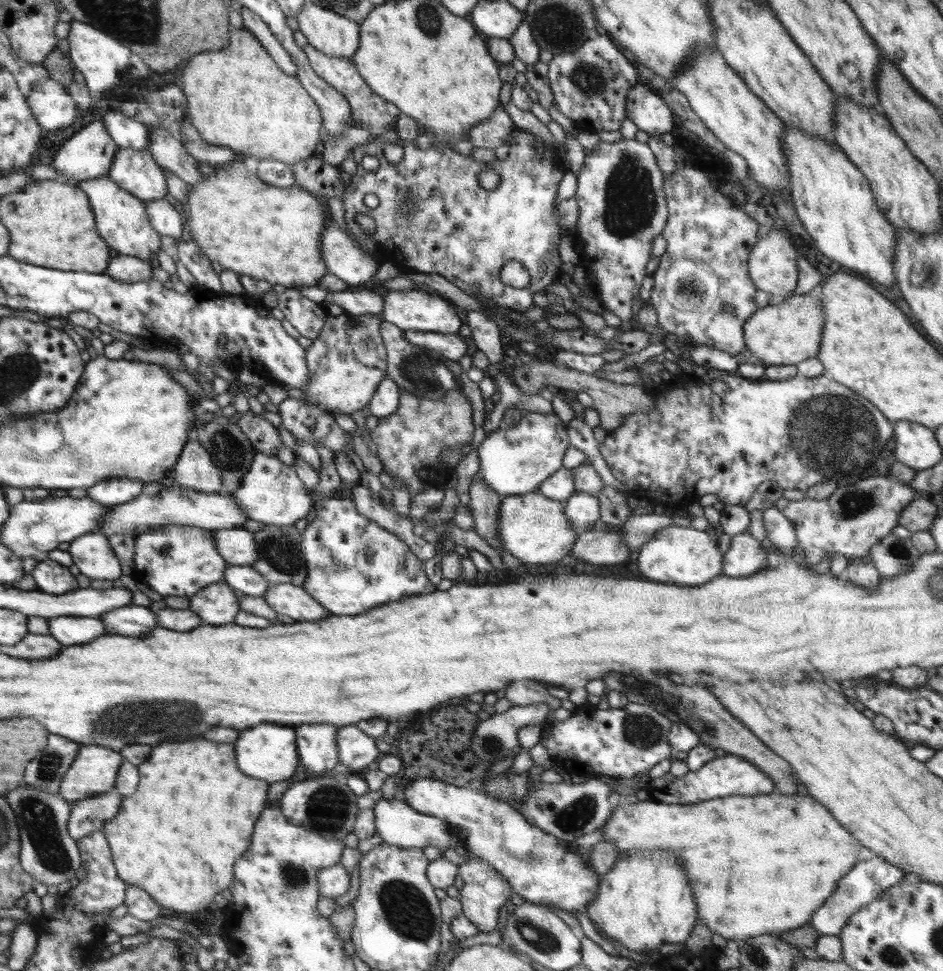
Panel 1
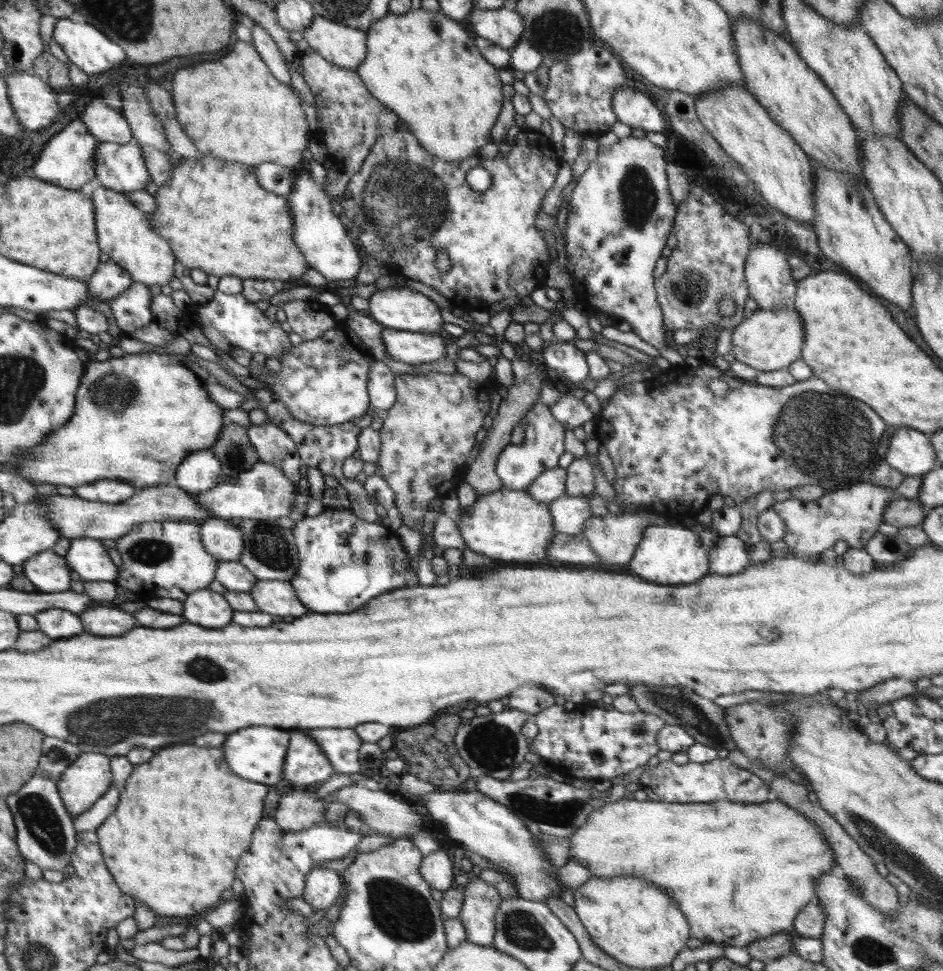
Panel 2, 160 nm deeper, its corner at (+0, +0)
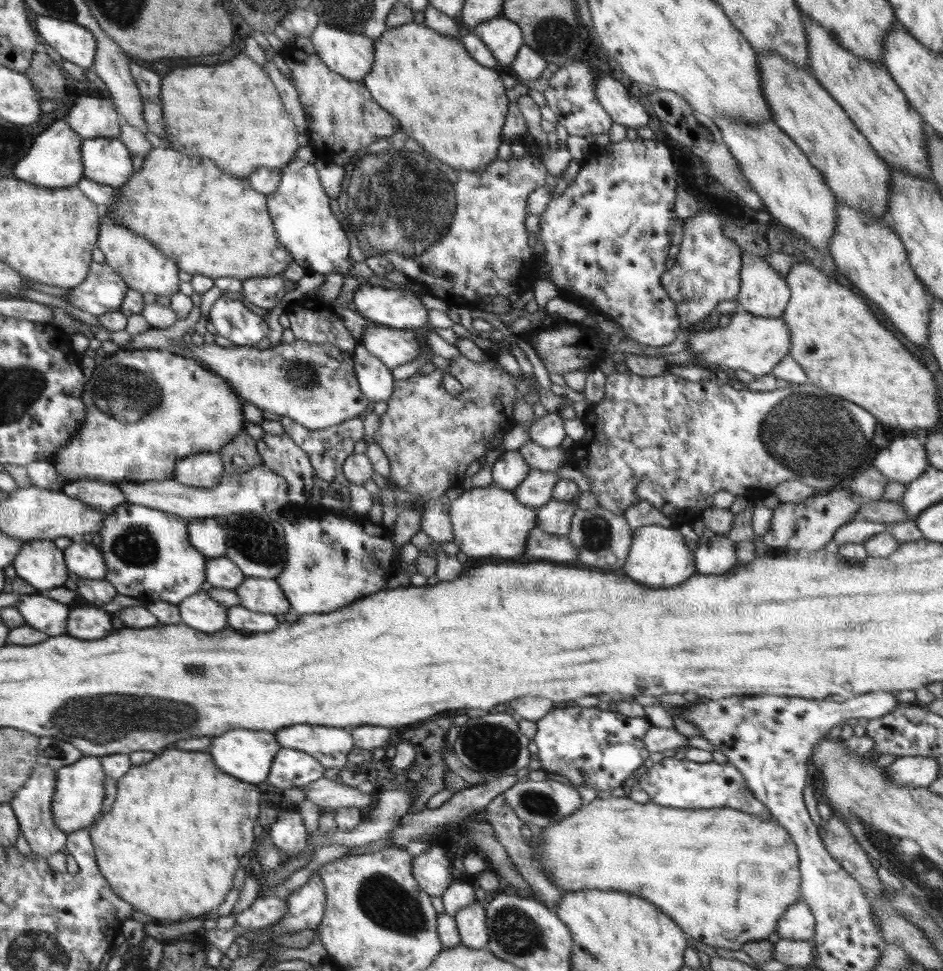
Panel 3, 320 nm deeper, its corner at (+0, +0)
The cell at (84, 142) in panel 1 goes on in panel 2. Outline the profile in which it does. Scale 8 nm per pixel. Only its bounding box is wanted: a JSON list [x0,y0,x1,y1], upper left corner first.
[32,120,100,190]

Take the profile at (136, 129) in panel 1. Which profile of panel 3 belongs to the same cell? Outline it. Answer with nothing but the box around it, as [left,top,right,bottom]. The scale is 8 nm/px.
[66,96,122,138]

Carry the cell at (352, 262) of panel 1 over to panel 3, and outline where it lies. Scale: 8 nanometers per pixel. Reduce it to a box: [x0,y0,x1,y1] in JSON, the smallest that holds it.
[268,158,352,275]

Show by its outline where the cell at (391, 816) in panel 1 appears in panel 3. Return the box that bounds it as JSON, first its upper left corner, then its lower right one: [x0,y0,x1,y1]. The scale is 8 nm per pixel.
[300,777,377,811]

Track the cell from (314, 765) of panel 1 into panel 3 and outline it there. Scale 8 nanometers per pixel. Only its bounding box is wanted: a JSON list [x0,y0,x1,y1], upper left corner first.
[267,748,324,790]

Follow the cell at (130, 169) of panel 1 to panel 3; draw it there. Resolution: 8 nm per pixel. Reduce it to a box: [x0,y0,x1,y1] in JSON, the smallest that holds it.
[84,138,134,187]

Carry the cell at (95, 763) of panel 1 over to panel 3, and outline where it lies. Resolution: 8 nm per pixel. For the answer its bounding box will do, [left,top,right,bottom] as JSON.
[52,749,260,921]

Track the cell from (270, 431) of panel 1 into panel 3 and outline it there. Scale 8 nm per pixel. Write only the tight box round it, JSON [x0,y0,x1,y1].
[258,433,318,503]

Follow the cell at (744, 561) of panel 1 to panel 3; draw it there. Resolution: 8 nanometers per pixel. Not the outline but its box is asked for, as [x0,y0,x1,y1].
[695,538,739,575]

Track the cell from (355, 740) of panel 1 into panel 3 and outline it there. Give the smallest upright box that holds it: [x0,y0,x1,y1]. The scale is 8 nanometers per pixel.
[275,724,355,768]

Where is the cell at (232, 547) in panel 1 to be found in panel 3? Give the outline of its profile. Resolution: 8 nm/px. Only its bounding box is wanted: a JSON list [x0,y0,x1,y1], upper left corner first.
[192,518,228,558]

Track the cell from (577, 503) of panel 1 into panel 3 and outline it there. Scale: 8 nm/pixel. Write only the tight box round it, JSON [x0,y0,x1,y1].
[537,498,577,535]

